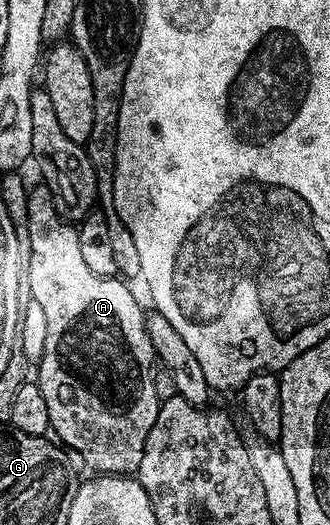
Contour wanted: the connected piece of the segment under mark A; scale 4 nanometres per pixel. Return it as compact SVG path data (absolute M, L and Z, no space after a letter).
M38 186L37 189L32 189L29 192L27 234L29 235L27 292L32 300L39 302L40 308L43 309L43 315L47 317L47 342L43 346L41 359L36 361L35 364L35 383L39 386L39 390L43 390L43 398L47 401L47 414L49 415L49 427L52 435L70 453L72 453L71 451L78 452L81 455L82 462L87 467L94 468L92 470L94 473L108 474L110 476L127 476L136 473L137 467L143 462L143 450L147 446L147 434L151 434L151 426L155 426L155 418L161 409L161 401L157 399L155 394L155 382L153 381L155 357L153 355L153 347L151 346L151 338L147 338L143 307L141 308L140 302L133 297L133 292L129 289L132 287L124 279L99 278L99 274L91 274L87 261L83 259L83 254L79 250L79 234L76 227L70 221L63 219L59 214L59 210L55 210L53 195L44 186Z

